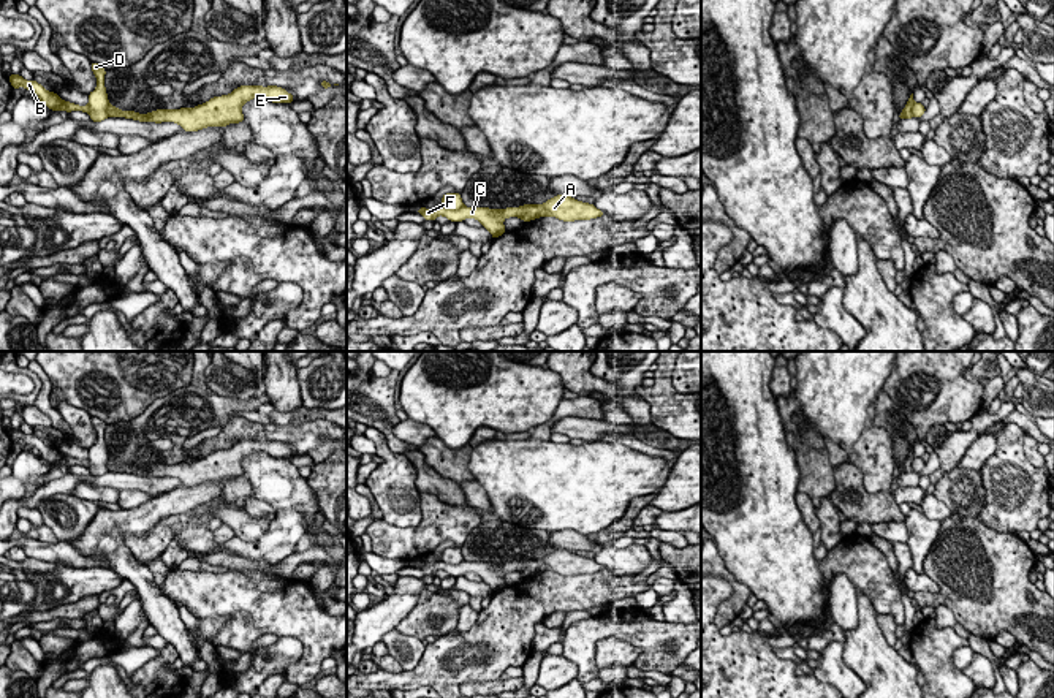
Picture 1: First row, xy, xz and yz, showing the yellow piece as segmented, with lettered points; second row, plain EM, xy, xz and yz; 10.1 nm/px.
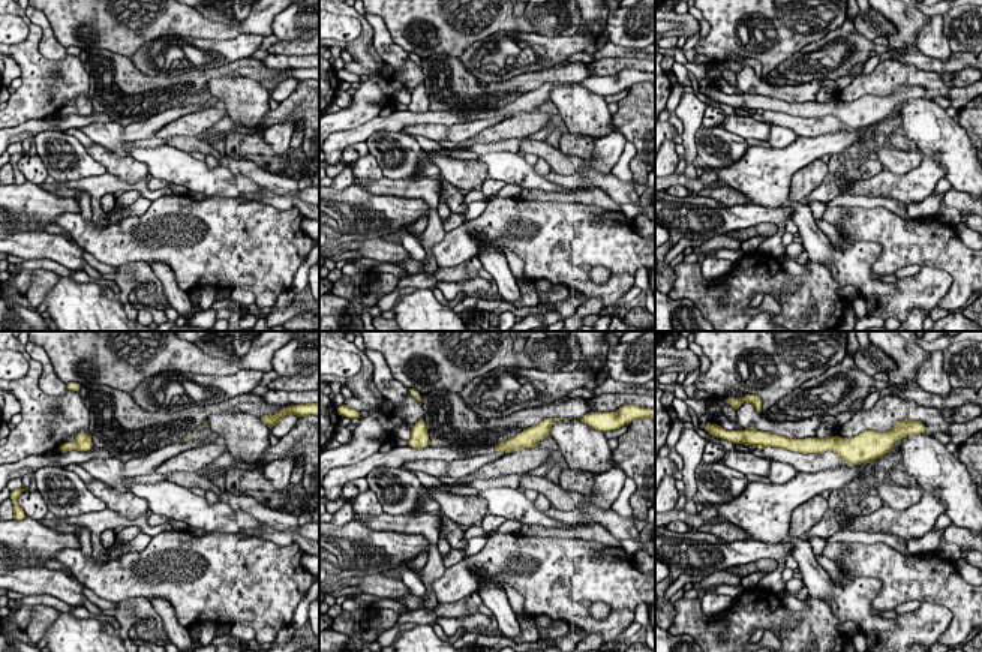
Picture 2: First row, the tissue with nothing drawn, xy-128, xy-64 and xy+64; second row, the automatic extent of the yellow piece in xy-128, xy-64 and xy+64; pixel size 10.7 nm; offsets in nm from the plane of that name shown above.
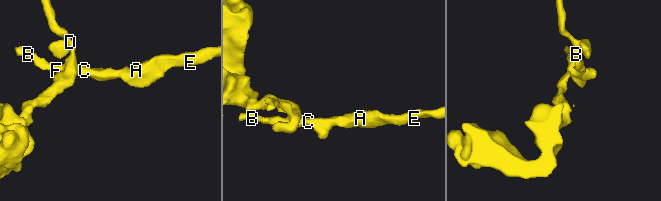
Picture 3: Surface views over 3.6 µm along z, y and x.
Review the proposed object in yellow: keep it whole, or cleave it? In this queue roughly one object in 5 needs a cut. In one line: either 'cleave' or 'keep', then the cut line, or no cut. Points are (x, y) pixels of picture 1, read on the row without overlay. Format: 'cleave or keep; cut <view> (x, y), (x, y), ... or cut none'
cleave; cut xz (440, 561), (450, 564), (464, 561)

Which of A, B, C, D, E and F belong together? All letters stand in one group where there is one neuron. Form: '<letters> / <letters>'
A B C E F / D

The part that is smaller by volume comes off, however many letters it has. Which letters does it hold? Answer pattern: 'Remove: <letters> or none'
Remove: A, B, C, E, F

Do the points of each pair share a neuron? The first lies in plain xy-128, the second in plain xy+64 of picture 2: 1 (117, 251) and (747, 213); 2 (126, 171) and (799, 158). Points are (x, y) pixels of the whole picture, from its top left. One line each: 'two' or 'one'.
1: two
2: two

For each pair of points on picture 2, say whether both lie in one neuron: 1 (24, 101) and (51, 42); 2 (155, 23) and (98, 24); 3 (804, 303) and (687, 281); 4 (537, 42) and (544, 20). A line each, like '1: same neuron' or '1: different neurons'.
1: different neurons
2: same neuron
3: same neuron
4: different neurons

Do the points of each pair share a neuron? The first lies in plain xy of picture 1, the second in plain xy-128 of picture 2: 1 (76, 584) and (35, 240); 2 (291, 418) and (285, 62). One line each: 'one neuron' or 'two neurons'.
1: two neurons
2: two neurons

